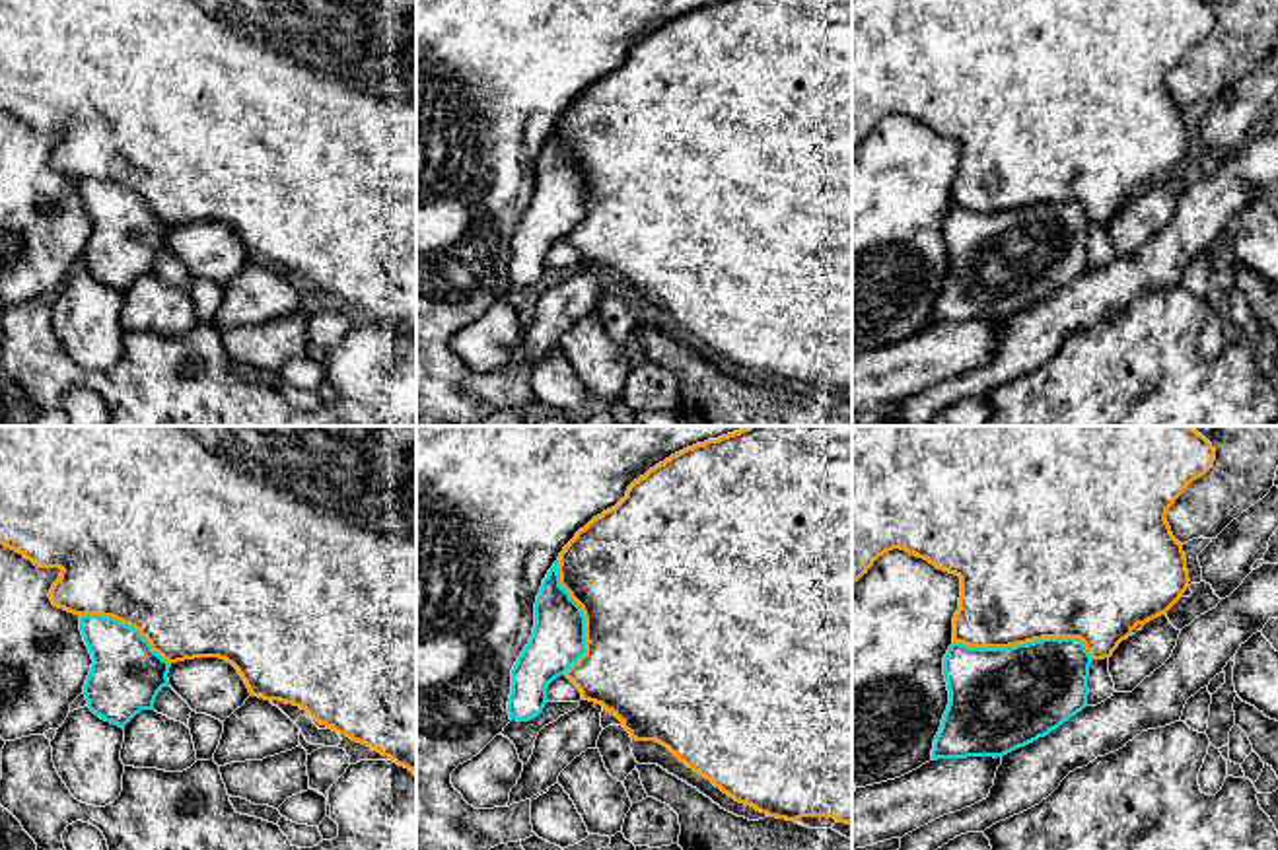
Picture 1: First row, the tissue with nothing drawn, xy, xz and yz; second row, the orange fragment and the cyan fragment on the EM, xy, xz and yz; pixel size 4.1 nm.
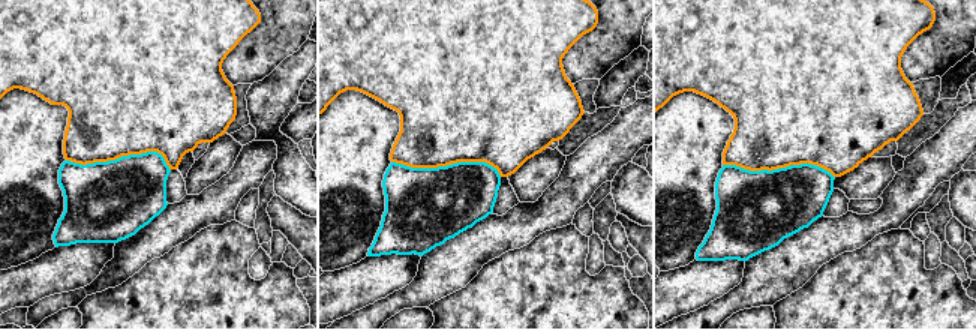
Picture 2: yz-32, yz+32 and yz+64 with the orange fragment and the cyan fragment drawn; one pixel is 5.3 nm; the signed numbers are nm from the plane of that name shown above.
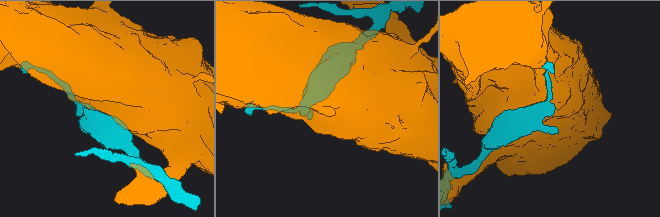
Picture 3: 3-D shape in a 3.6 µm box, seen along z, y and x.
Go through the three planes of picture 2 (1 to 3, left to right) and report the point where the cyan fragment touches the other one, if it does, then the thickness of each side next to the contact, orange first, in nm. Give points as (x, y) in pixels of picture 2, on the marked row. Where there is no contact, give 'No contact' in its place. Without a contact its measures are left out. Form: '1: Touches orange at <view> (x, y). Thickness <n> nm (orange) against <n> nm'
1: Touches orange at yz-32 (122, 155). Thickness 500 nm (orange) against 420 nm
2: Touches orange at yz+32 (447, 164). Thickness 500 nm (orange) against 420 nm
3: Touches orange at yz+64 (778, 167). Thickness 500 nm (orange) against 420 nm

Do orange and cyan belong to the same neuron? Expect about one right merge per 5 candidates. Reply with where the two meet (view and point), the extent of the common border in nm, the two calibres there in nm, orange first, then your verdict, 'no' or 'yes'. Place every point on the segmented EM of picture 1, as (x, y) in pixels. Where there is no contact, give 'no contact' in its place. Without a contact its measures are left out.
contact yz (1028, 640); length 600 nm; calibres 500 and 420 nm; no

